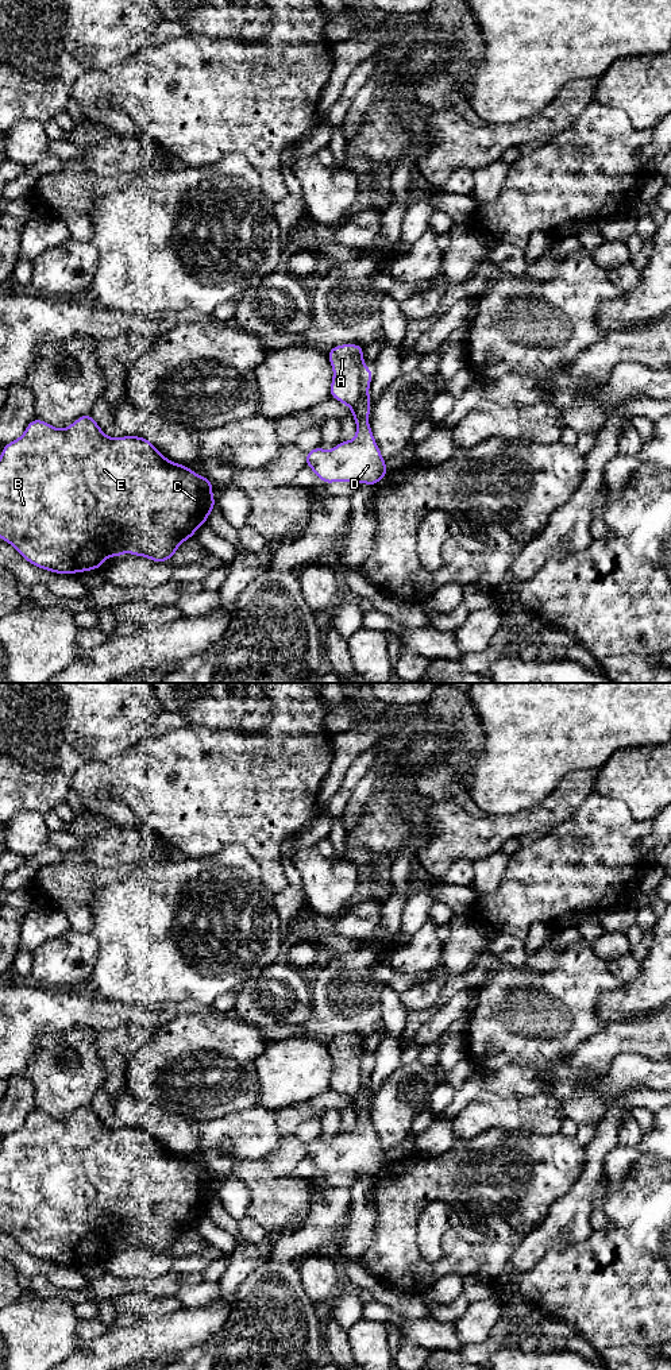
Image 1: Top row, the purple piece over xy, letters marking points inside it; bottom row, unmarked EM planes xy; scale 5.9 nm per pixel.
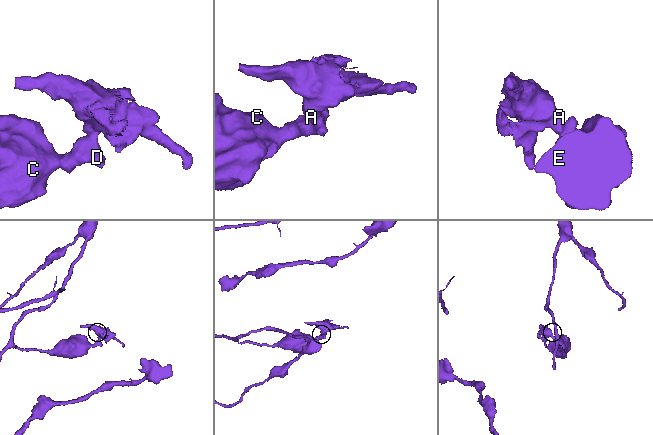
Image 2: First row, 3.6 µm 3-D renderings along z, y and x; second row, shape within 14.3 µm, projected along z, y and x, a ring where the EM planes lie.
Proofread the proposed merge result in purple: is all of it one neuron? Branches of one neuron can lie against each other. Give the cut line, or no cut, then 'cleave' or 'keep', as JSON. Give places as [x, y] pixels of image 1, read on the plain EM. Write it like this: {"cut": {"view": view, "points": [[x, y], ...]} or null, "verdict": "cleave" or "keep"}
{"cut": {"view": "xy", "points": [[363, 1054], [361, 1060], [361, 1085], [350, 1098]]}, "verdict": "cleave"}

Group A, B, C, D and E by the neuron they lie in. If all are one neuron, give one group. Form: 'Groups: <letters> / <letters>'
Groups: A / B C D E

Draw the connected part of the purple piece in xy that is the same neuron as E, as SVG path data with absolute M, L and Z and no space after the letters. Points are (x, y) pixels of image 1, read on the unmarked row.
M90 1104L80 1107L66 1120L32 1109L24 1124L1 1141L0 1230L32 1257L61 1266L100 1261L108 1247L120 1249L124 1243L163 1254L207 1215L217 1192L212 1177L209 1169L165 1149L146 1128L108 1128Z

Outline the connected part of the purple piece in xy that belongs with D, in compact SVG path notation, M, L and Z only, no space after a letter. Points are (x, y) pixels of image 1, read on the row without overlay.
M363 1054L360 1060L360 1087L351 1097L356 1126L351 1132L339 1131L331 1141L315 1138L305 1145L305 1157L313 1161L317 1170L329 1176L333 1173L360 1173L375 1177L389 1163L385 1150L377 1136L369 1115L371 1091L369 1078L374 1064Z

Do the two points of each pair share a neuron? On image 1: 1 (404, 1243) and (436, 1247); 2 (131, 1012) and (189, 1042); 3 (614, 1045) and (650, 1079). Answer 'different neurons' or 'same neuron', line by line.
1: different neurons
2: different neurons
3: different neurons

